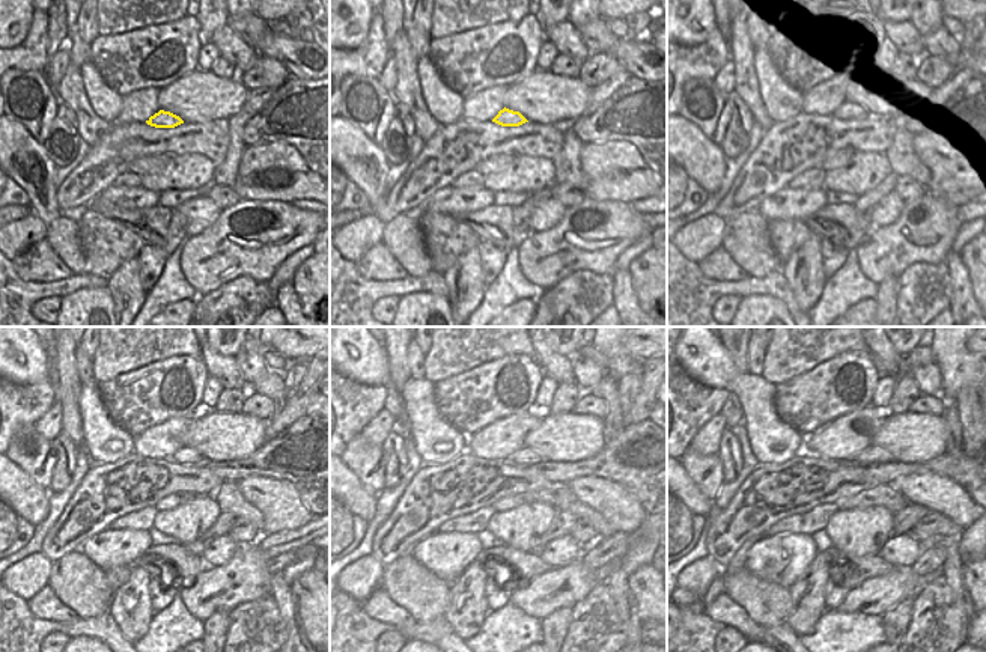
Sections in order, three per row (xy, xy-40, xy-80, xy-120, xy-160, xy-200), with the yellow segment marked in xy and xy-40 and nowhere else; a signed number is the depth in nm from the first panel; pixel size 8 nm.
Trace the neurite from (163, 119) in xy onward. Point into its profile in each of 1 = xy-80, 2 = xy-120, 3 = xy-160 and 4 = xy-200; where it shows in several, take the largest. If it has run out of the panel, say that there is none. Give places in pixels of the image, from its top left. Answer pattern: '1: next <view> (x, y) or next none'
1: next xy-80 (846, 112)
2: next xy-120 (187, 455)
3: next xy-160 (526, 455)
4: next xy-200 (870, 455)

